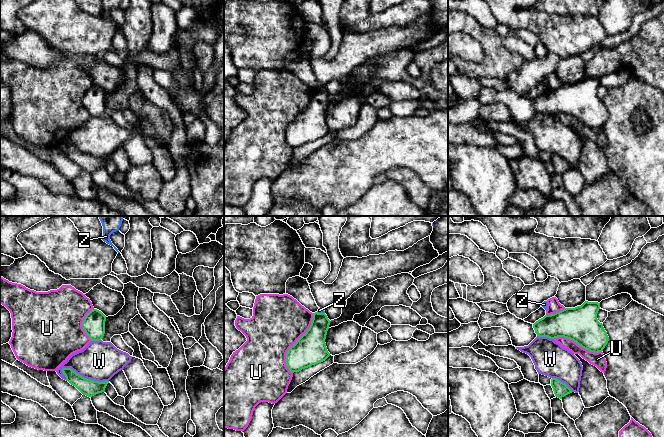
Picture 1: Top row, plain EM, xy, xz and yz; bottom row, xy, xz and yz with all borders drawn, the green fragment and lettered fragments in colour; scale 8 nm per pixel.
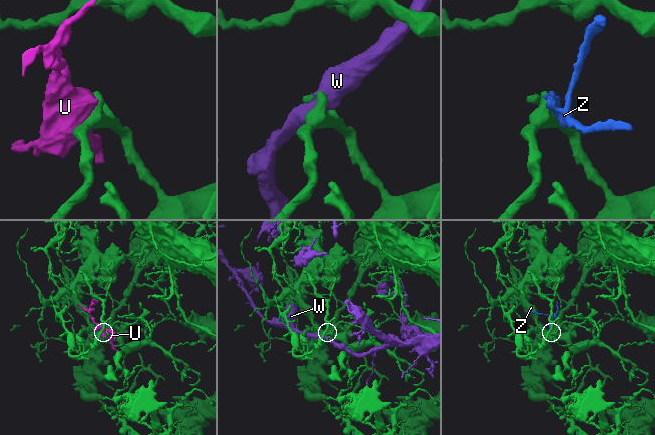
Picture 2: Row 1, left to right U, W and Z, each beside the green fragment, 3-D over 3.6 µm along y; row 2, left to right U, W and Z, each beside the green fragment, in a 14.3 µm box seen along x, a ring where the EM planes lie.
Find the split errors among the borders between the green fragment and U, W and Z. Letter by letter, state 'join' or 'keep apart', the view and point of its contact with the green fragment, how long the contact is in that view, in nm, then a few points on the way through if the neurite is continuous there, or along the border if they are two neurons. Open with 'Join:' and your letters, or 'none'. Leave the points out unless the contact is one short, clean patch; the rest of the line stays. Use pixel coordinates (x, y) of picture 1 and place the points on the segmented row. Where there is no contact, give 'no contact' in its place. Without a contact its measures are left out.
Join: none
U: keep apart; contact xz (295, 343); length 500 nm
W: keep apart; contact xy (85, 378); length 400 nm
Z: keep apart; contact xz (320, 313); length 60 nm; border xz (324, 311), (317, 312)

